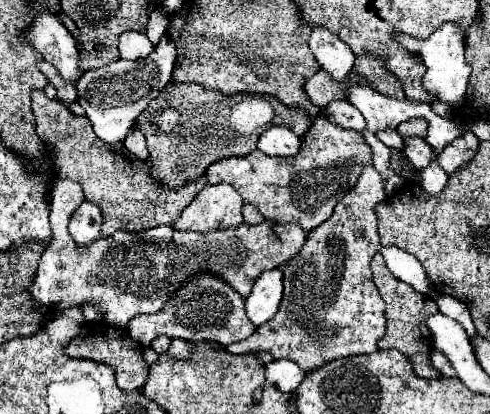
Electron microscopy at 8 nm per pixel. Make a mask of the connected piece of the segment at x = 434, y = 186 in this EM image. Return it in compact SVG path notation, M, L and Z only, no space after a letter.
M430 163L426 169L418 171L416 177L418 177L418 183L422 185L422 189L424 189L428 195L434 195L434 193L438 193L440 189L444 189L444 185L446 185L446 181L448 181L448 175L446 175L436 163Z

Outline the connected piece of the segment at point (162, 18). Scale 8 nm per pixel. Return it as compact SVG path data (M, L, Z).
M155 10L150 14L146 35L154 46L156 46L166 34L168 24L169 19L162 11Z

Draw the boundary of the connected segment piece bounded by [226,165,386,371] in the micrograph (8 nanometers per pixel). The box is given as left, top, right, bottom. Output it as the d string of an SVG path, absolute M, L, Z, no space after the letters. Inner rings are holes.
M366 165L356 187L336 205L328 223L310 231L302 253L288 261L288 269L284 271L284 297L274 319L260 325L248 339L226 349L232 353L266 351L274 359L290 359L300 367L308 365L308 371L316 371L342 357L374 353L386 325L384 301L370 271L370 261L380 249L374 205L382 199L386 199L384 183L374 167Z

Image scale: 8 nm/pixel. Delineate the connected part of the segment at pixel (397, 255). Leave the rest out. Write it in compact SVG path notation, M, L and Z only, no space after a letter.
M382 247L380 253L396 279L412 285L418 293L428 295L428 291L432 289L432 281L428 279L422 263L418 263L414 255L400 251L398 247Z

